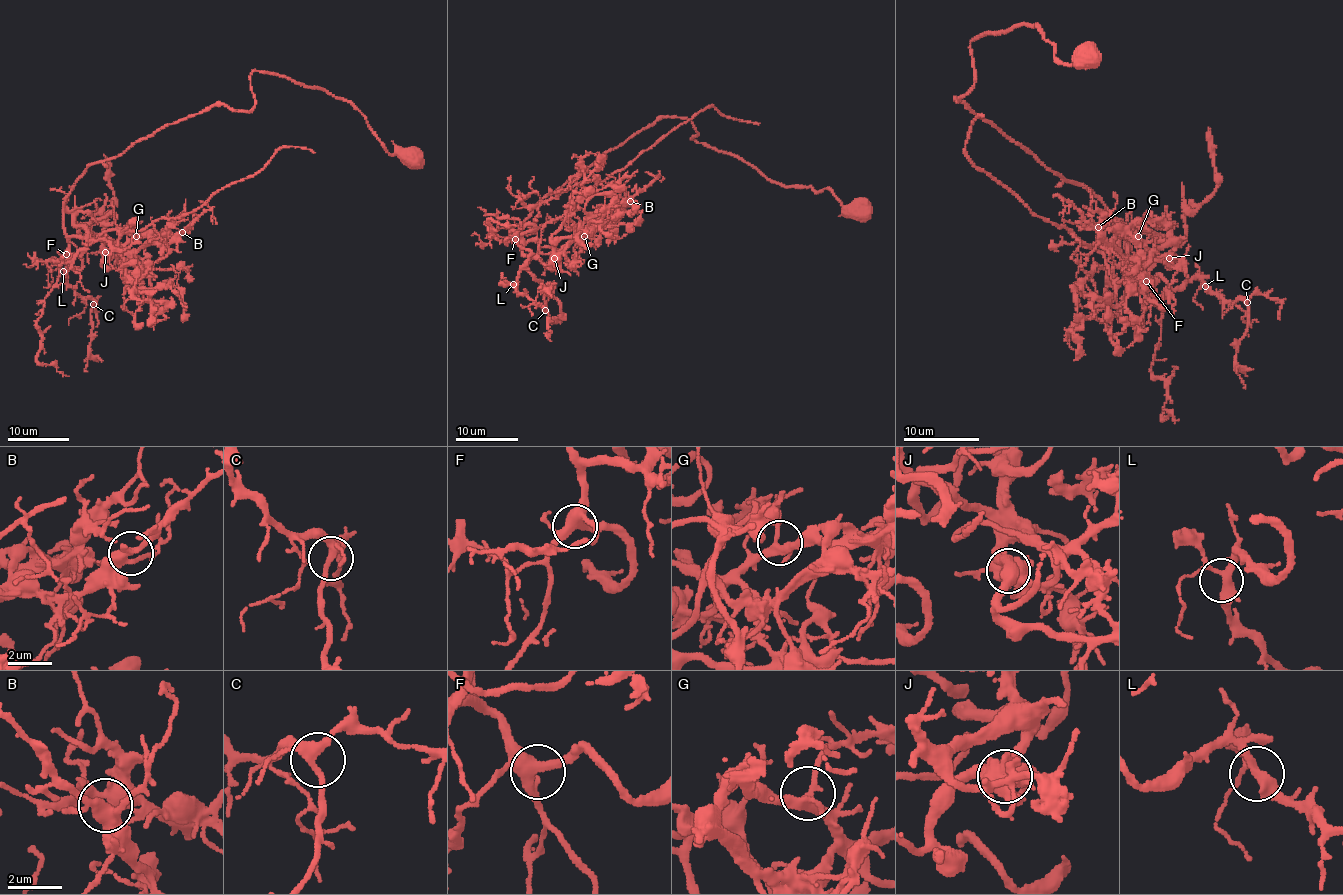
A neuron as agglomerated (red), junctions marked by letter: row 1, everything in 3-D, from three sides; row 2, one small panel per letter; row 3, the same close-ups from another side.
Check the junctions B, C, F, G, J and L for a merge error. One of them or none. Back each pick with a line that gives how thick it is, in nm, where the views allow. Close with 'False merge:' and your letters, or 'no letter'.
J: 650 nm
False merge: J

